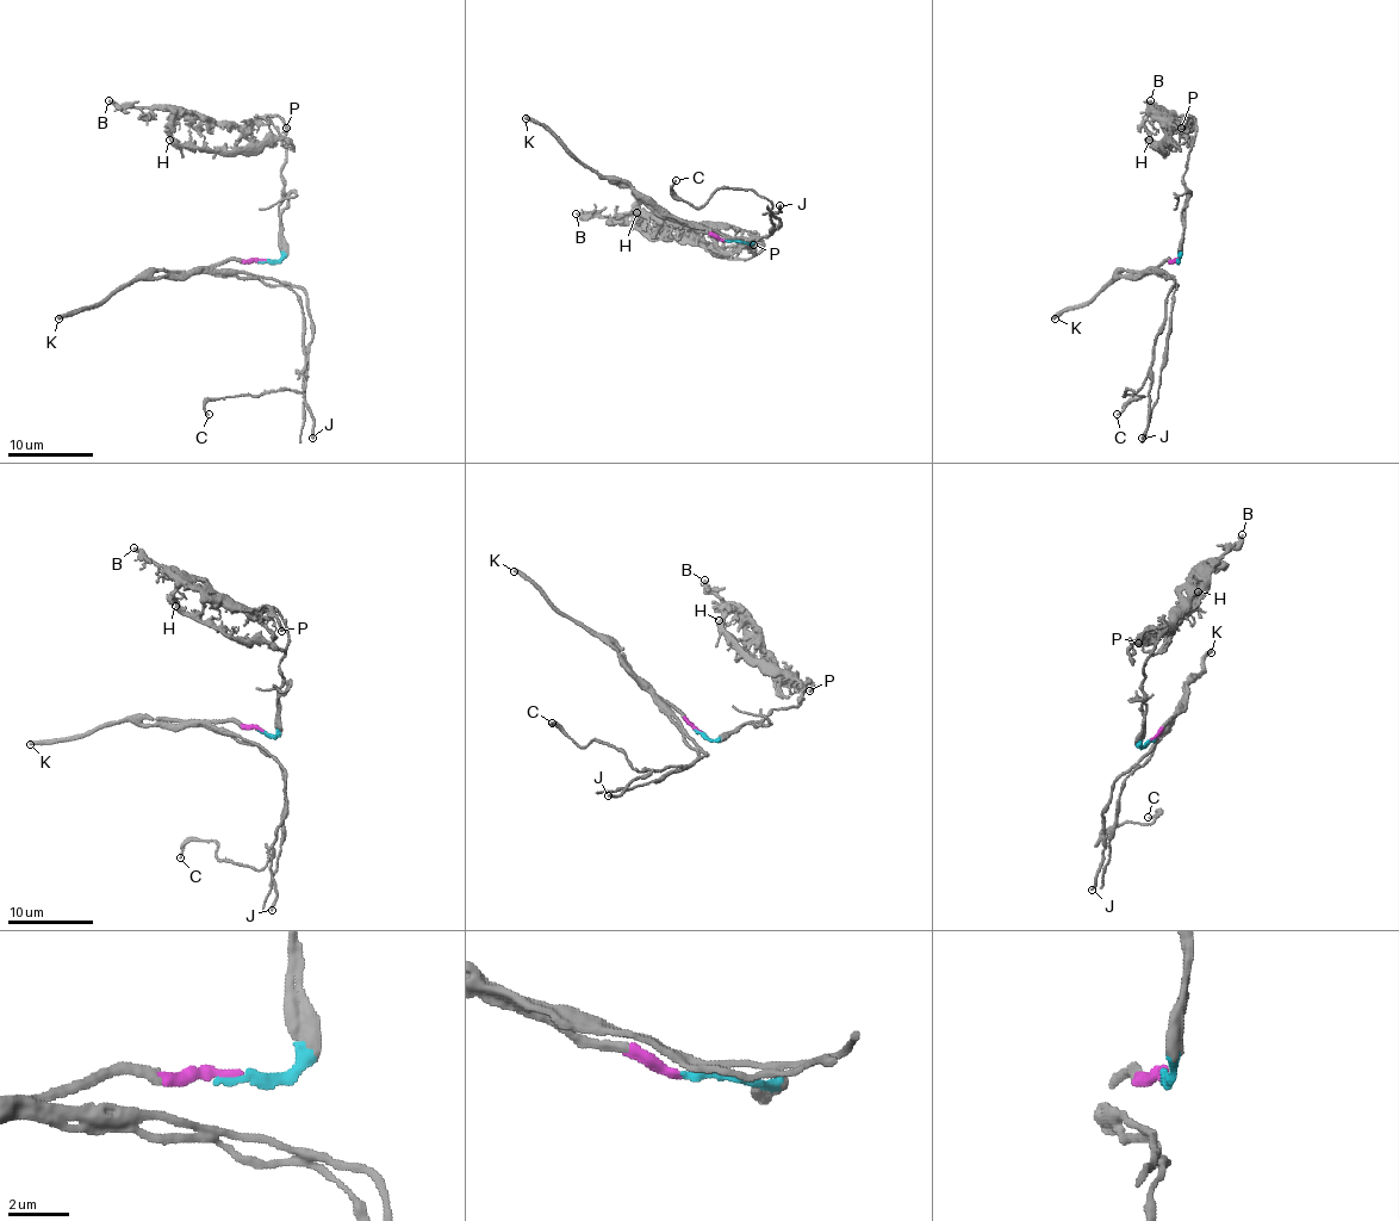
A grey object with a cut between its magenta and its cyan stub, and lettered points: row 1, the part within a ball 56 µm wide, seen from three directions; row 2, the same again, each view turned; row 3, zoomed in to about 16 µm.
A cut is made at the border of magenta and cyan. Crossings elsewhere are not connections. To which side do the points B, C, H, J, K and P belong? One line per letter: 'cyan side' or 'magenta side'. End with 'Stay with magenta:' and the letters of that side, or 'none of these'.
B: cyan side
C: magenta side
H: cyan side
J: magenta side
K: magenta side
P: cyan side
Stay with magenta: C, J, K

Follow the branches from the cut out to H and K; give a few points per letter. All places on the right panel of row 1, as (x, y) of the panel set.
H: (1179, 260), (1187, 198), (1182, 174), (1195, 134), (1195, 119), (1185, 125), (1171, 119), (1163, 144), (1148, 141)
K: (1179, 260), (1114, 278), (1088, 301), (1062, 310), (1054, 318)

